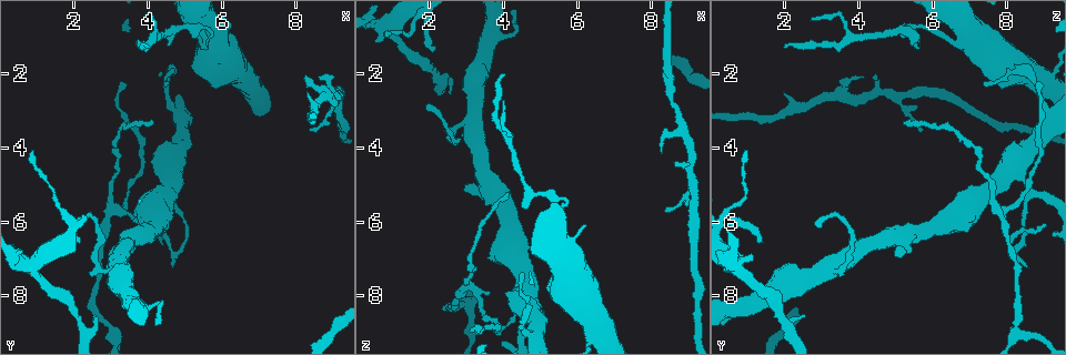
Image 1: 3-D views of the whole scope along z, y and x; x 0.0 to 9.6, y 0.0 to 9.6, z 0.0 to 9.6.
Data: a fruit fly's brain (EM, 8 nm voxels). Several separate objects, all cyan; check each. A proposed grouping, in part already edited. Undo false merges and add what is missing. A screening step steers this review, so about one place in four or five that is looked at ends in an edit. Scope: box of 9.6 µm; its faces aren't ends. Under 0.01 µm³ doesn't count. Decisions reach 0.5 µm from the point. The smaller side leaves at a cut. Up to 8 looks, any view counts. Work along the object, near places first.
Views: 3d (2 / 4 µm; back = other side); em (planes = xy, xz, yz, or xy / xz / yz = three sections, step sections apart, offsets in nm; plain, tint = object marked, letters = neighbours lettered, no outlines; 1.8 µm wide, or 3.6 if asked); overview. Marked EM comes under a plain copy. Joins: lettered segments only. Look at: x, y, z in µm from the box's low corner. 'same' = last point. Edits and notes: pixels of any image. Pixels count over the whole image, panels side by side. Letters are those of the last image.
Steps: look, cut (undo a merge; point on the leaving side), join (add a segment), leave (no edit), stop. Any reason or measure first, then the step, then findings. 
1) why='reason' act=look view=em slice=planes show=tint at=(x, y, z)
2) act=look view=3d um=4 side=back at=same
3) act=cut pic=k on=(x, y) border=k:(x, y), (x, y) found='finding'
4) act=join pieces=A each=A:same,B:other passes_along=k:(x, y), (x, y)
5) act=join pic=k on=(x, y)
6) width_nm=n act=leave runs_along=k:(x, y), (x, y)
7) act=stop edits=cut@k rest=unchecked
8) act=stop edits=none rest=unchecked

why='arms part here' act=look view=em slice=yz step=16 show=letters at=(0.90, 7.20, 0.75)

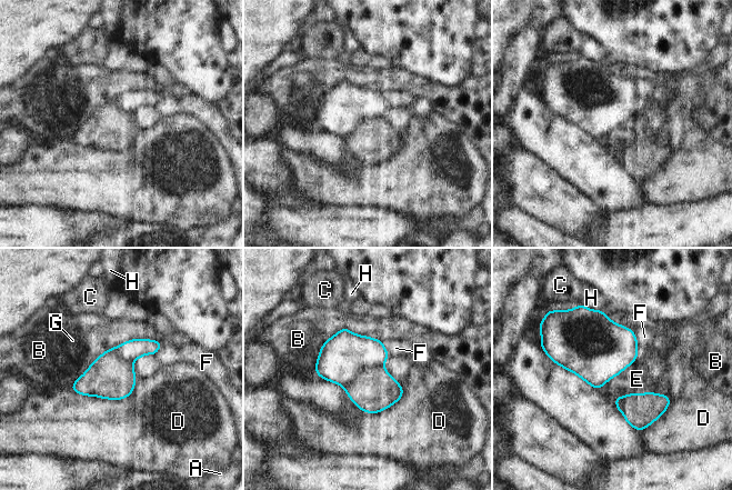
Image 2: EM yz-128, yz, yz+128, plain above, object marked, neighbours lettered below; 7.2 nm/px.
act=cut pic=2 on=(373, 391) each=A:other,B:other,C:other,D:other,E:other,F:other,G:other,H:other border=2:(382, 367), (362, 370), (343, 387) found='a second cell is stuck on'

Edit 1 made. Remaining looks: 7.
why='see it whole again' act=look view=overview

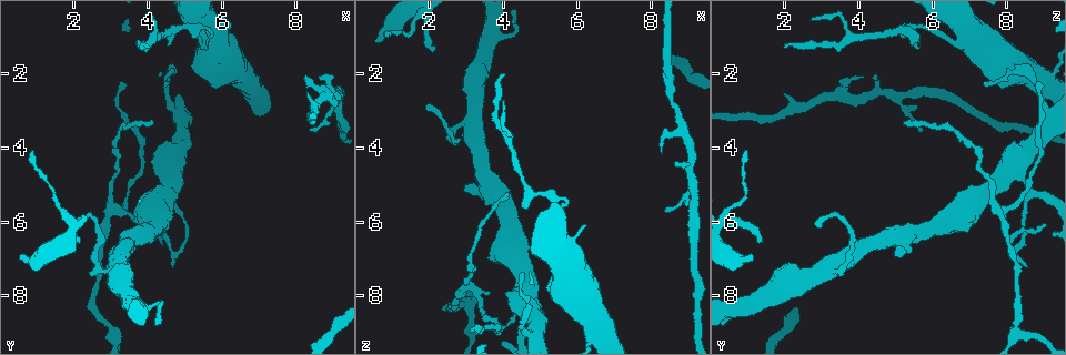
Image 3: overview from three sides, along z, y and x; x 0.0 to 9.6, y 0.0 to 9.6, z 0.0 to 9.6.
why='thin neck' act=look view=3d um=4 at=(8.55, 2.80, 2.75)

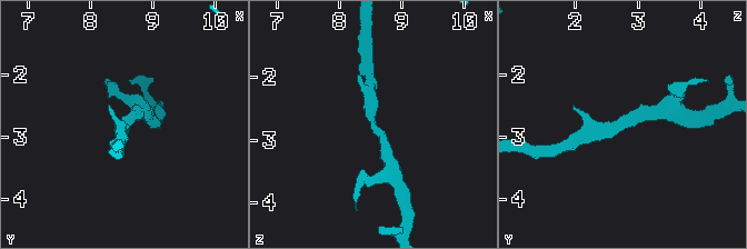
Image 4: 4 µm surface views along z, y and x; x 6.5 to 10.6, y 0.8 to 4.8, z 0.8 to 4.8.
arm_widths_nm=220,280 why='need the tissue' act=look view=em slice=xy step=4 show=tint at=(8.55, 2.80, 2.70)

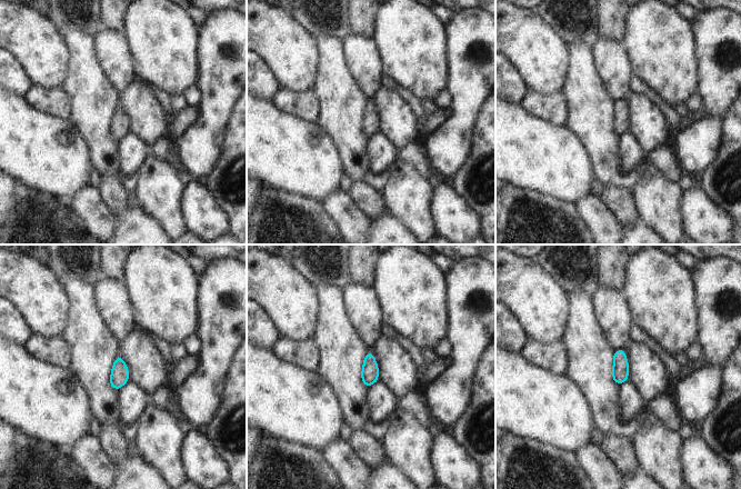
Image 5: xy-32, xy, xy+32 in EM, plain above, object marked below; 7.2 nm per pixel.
act=look view=em slice=planes show=letters at=same

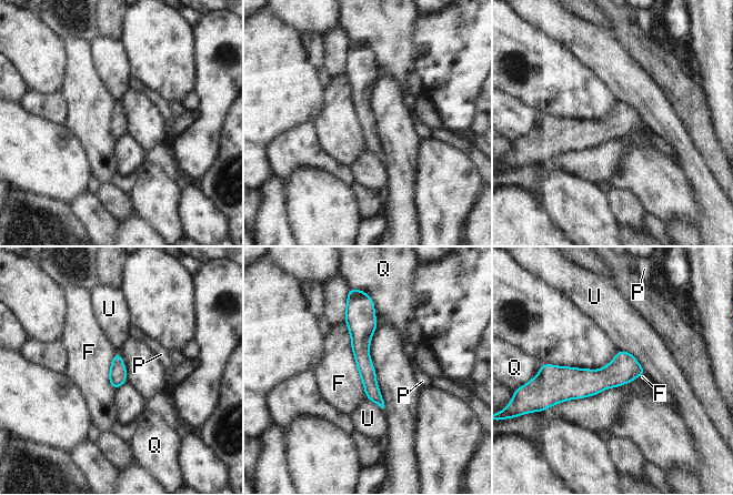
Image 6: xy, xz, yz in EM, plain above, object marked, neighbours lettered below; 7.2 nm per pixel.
act=leave each=F:other,P:other,Q:other,U:other runs_along=6:(362, 304), (362, 359), (381, 403) found='one cell here'

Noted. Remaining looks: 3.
why='tapers out' act=look view=em slice=planes show=letters at=(4.65, 7.15, 8.60)

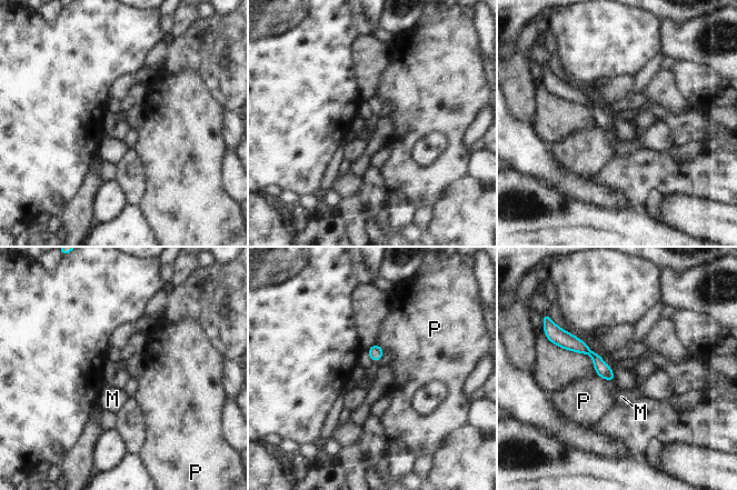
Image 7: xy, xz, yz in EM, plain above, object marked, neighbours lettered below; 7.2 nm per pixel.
width_nm=100 act=leave each=M:other,P:other runs_along=7:(565, 337), (588, 351), (611, 378) found='none of them fits'

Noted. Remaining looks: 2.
act=stop edits=cut@2 rest=unchecked

